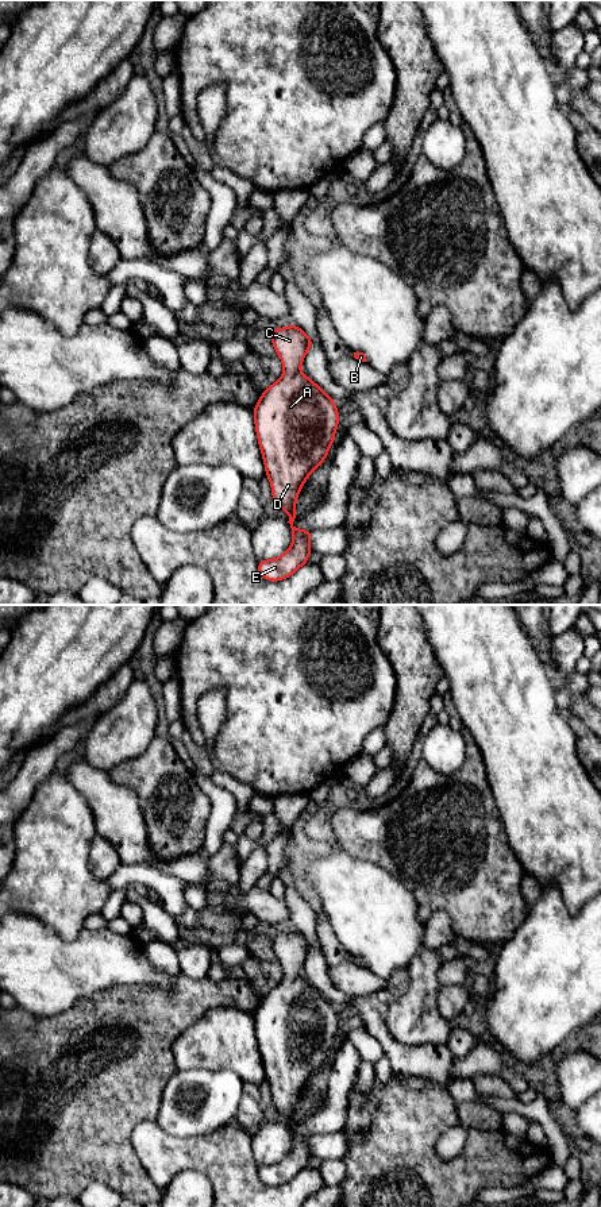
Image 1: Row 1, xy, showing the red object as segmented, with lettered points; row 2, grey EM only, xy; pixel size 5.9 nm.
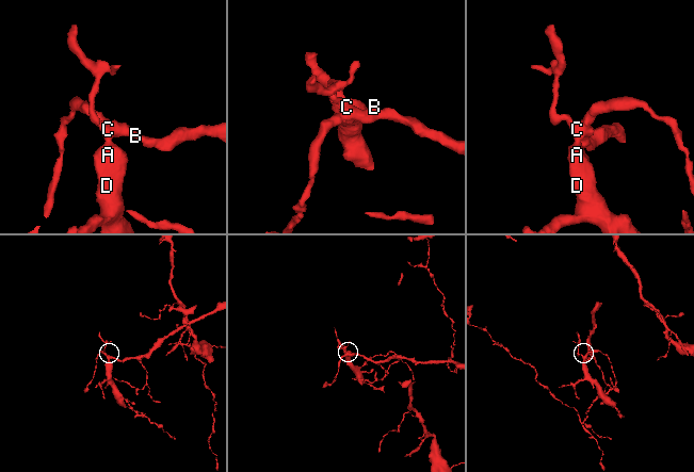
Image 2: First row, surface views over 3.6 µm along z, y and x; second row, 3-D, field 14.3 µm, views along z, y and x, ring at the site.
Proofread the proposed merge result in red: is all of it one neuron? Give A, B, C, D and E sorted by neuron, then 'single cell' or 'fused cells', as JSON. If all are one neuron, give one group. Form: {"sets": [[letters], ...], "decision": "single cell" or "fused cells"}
{"sets": [["A", "B", "C", "D", "E"]], "decision": "single cell"}

